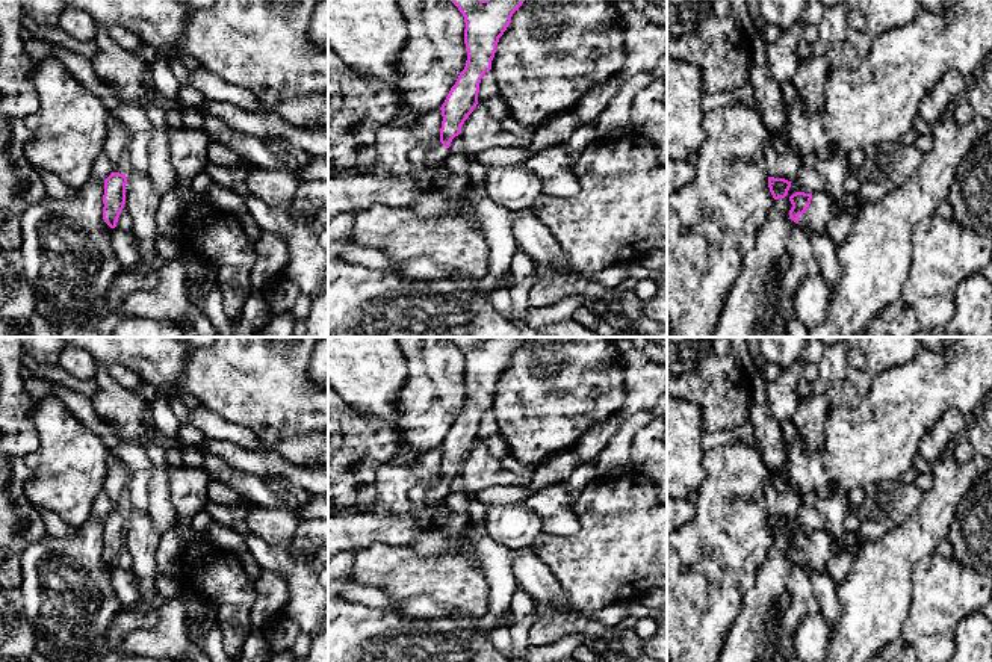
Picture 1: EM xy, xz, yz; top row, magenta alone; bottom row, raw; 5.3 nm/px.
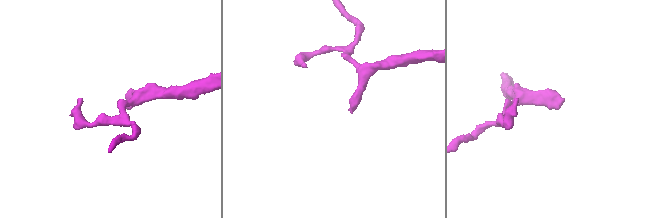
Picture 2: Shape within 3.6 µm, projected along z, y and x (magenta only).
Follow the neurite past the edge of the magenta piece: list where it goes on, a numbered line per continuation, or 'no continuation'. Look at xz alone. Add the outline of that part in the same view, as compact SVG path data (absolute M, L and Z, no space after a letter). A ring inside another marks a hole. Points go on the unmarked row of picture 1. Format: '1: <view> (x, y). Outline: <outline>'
1: xz (354, 532). Outline: M440 479L426 490L425 509L420 514L372 514L328 515L328 561L340 552L354 552L375 544L401 547L410 544L420 532L432 527L439 515L436 506L443 503L451 487Z

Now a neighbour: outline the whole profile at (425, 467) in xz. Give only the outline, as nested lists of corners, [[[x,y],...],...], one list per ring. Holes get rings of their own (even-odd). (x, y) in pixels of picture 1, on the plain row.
[[[432,447],[401,466],[390,459],[380,464],[374,481],[377,497],[369,512],[420,514],[426,508],[426,490],[440,479],[442,459],[442,447]]]

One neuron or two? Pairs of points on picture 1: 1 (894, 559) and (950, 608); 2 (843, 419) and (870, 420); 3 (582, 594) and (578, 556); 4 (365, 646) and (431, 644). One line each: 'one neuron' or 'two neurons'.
1: two neurons
2: one neuron
3: one neuron
4: one neuron

